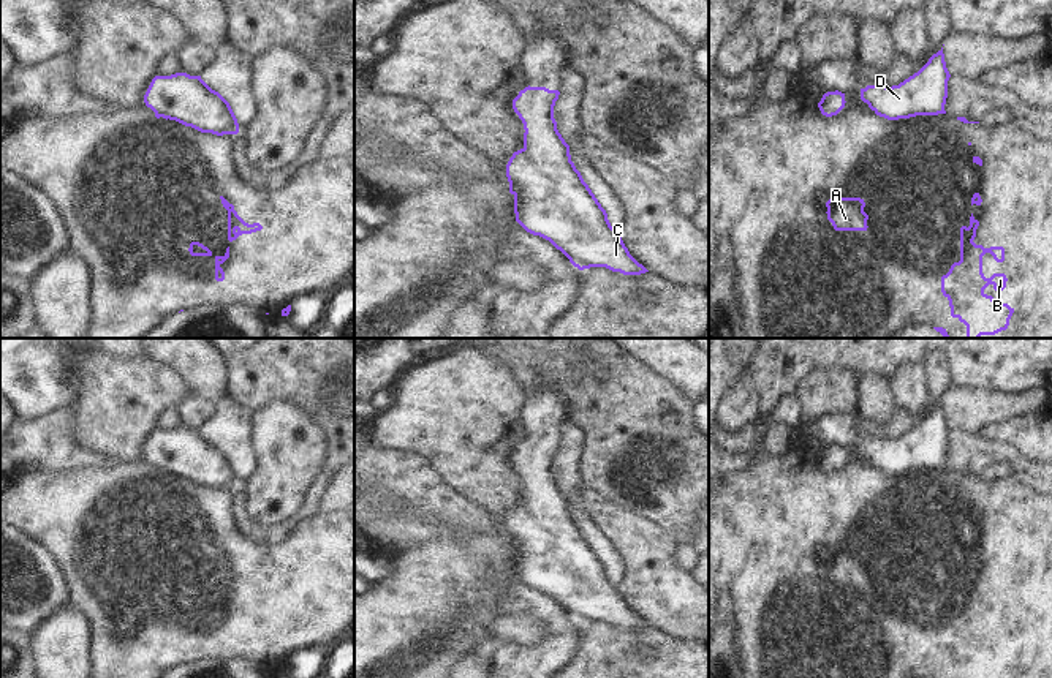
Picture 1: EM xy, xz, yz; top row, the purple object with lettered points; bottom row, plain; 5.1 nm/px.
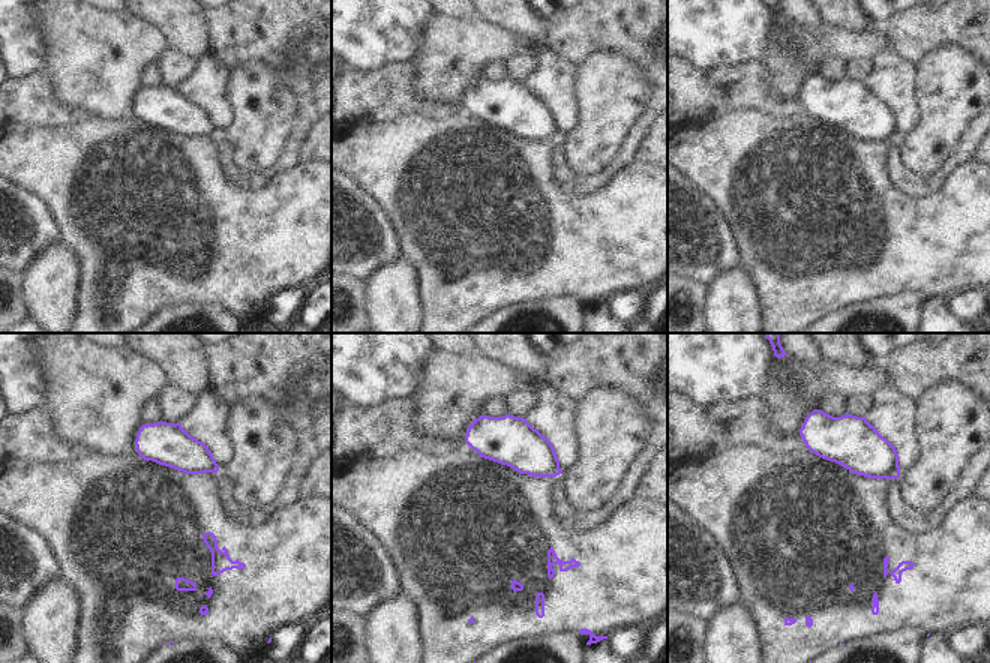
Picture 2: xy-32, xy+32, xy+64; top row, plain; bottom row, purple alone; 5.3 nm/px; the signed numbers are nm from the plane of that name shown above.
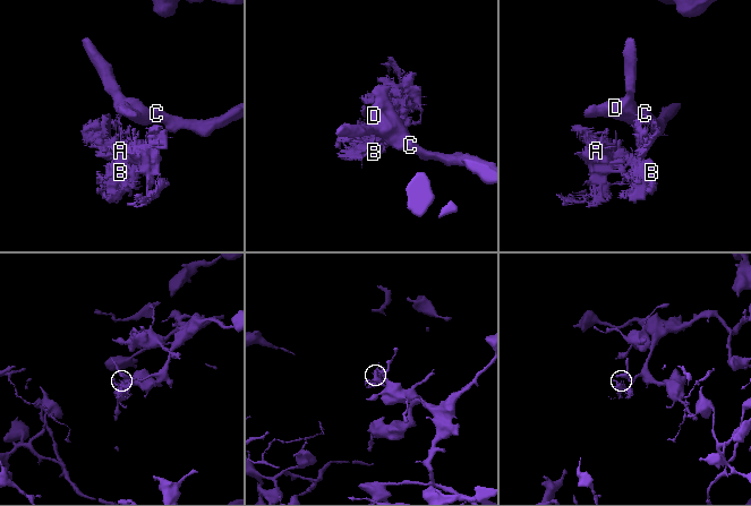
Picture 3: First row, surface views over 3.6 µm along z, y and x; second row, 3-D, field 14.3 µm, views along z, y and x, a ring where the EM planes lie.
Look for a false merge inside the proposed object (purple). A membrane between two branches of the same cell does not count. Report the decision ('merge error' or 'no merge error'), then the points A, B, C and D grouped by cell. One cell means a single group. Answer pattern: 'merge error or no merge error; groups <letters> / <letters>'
merge error; groups A B / C D

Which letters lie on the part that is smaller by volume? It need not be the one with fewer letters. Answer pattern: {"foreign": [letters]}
{"foreign": ["A", "B"]}

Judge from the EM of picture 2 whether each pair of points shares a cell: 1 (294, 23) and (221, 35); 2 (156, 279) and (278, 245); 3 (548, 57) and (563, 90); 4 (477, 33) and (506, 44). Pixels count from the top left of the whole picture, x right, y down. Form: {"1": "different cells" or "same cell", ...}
{"1": "same cell", "2": "same cell", "3": "same cell", "4": "same cell"}

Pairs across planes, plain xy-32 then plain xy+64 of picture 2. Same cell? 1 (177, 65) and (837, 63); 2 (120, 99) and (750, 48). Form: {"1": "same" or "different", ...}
{"1": "different", "2": "different"}

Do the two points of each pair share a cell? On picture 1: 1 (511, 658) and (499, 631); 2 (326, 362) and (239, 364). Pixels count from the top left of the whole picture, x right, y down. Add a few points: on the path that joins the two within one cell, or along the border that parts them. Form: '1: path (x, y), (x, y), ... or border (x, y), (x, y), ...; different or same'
1: border (540, 640), (533, 645), (502, 645); different
2: path (304, 362), (261, 364); same

